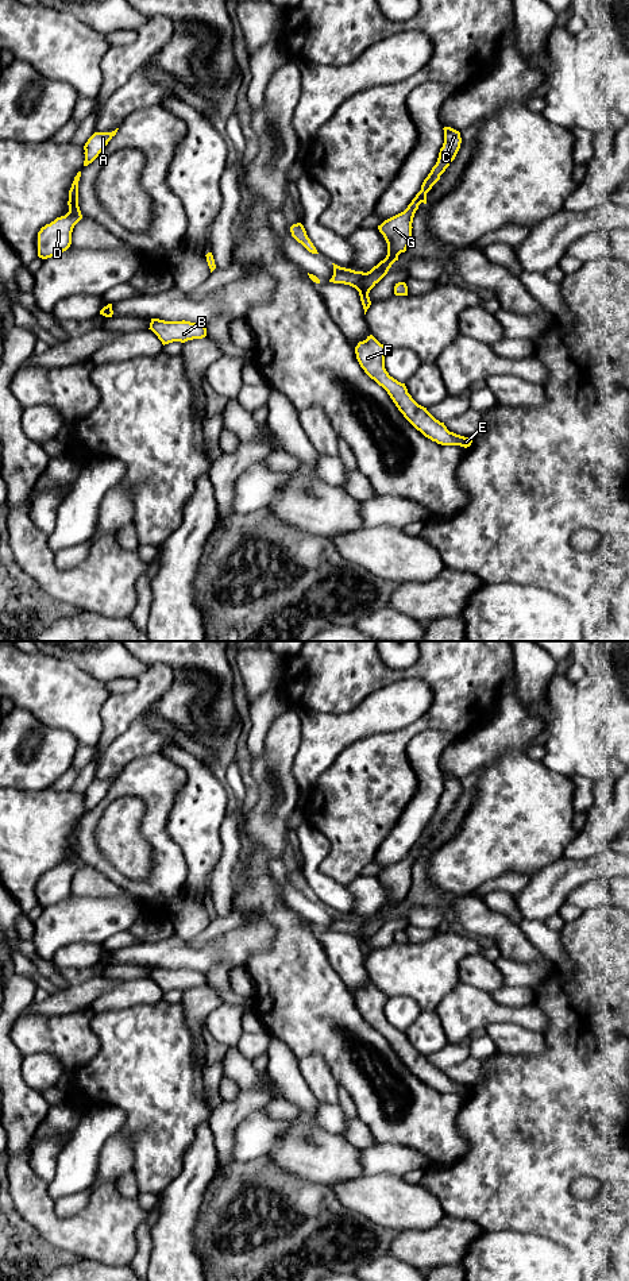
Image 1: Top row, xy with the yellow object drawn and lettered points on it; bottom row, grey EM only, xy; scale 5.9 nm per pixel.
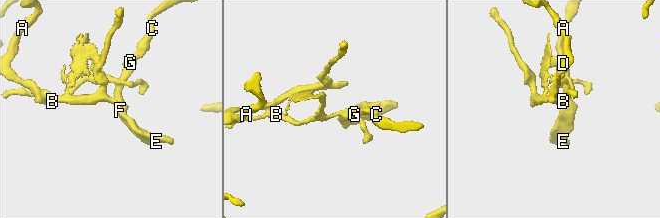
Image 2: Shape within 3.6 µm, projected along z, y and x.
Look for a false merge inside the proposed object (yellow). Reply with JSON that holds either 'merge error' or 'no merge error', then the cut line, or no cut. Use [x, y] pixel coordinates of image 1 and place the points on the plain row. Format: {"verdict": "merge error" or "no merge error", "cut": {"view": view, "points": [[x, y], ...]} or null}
{"verdict": "merge error", "cut": {"view": "xy", "points": [[363, 921], [362, 929], [355, 936]]}}

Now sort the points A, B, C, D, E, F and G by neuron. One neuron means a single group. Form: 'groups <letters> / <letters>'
groups A B D / C E F G

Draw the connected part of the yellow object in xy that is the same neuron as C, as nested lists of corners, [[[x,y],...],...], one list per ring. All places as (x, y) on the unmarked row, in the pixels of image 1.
[[[444,775],[444,791],[440,796],[439,806],[436,813],[432,815],[428,825],[424,827],[421,833],[421,838],[416,842],[408,856],[385,868],[381,873],[378,873],[379,880],[383,883],[387,891],[387,903],[383,908],[381,908],[377,914],[374,914],[370,919],[363,921],[362,930],[355,935],[359,939],[360,949],[364,957],[364,962],[371,953],[368,941],[370,938],[387,922],[391,912],[398,908],[398,903],[405,900],[410,887],[412,887],[412,871],[416,858],[421,850],[427,852],[427,841],[432,837],[432,834],[440,827],[440,823],[445,819],[449,811],[455,807],[462,786],[460,780],[451,776]]]

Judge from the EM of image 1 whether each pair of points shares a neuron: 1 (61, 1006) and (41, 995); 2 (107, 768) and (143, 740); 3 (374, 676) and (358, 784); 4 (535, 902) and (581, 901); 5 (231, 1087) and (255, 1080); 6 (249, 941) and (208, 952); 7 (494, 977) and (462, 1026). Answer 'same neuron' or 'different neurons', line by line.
1: different neurons
2: same neuron
3: same neuron
4: different neurons
5: different neurons
6: same neuron
7: different neurons

